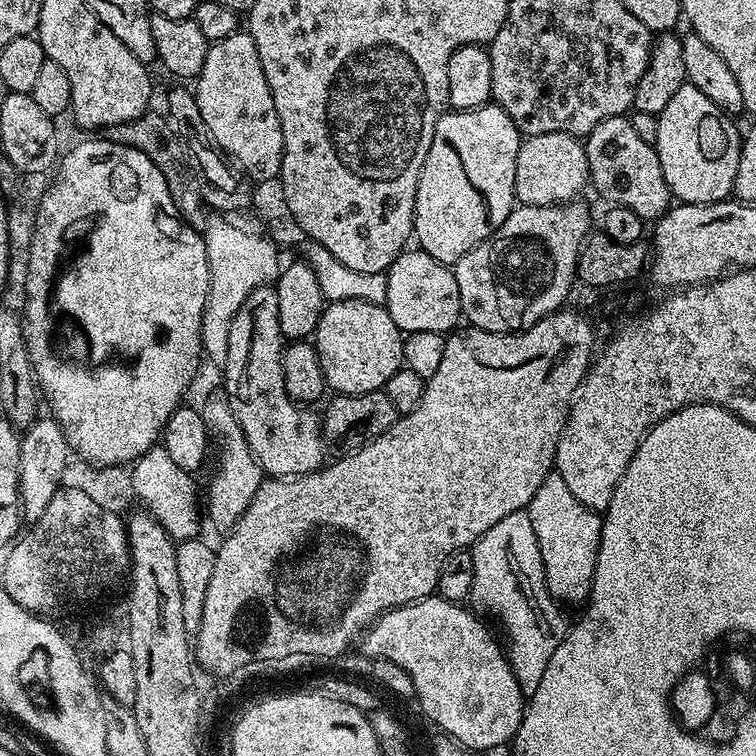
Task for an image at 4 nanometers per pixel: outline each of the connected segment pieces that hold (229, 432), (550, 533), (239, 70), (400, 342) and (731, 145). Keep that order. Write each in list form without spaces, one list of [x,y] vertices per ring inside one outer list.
[[[212,398],[205,405],[201,405],[201,416],[206,422],[209,431],[213,434],[222,435],[220,438],[220,456],[216,472],[210,482],[210,496],[206,514],[210,516],[211,522],[221,532],[229,531],[236,524],[238,518],[245,512],[250,499],[257,492],[257,488],[264,479],[264,473],[253,457],[249,444],[238,426],[233,412],[229,410],[227,401],[223,398]]]
[[[555,470],[548,473],[542,486],[538,486],[526,511],[538,537],[538,550],[542,550],[544,581],[552,599],[564,606],[583,605],[592,593],[594,566],[598,562],[598,546],[604,525],[601,513],[582,506]]]
[[[247,30],[209,43],[206,62],[202,62],[200,75],[194,81],[194,95],[199,123],[204,123],[212,135],[212,144],[225,157],[233,156],[235,167],[245,177],[275,181],[284,153],[282,122],[278,122],[278,110],[274,110],[274,98],[262,62],[258,62],[258,46],[254,46],[254,38]]]
[[[338,300],[329,303],[320,315],[314,333],[316,353],[322,362],[325,385],[333,393],[346,396],[361,396],[367,392],[381,391],[384,384],[394,378],[396,371],[404,367],[404,338],[405,333],[401,332],[398,326],[394,326],[394,318],[390,318],[383,304],[365,300]]]
[[[687,82],[656,117],[658,138],[654,147],[662,164],[662,178],[666,178],[666,186],[679,203],[716,204],[732,196],[742,139],[741,129],[736,129],[732,120],[702,90]]]

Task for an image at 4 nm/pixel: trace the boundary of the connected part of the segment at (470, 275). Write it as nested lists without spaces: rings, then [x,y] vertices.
[[[580,203],[553,204],[550,208],[513,207],[506,222],[502,222],[502,226],[498,226],[492,236],[474,246],[474,250],[467,252],[454,265],[460,311],[471,327],[487,332],[525,332],[527,328],[534,326],[544,316],[549,316],[563,305],[560,303],[567,298],[572,284],[577,283],[576,263],[580,257],[580,248],[593,227],[587,206]]]

